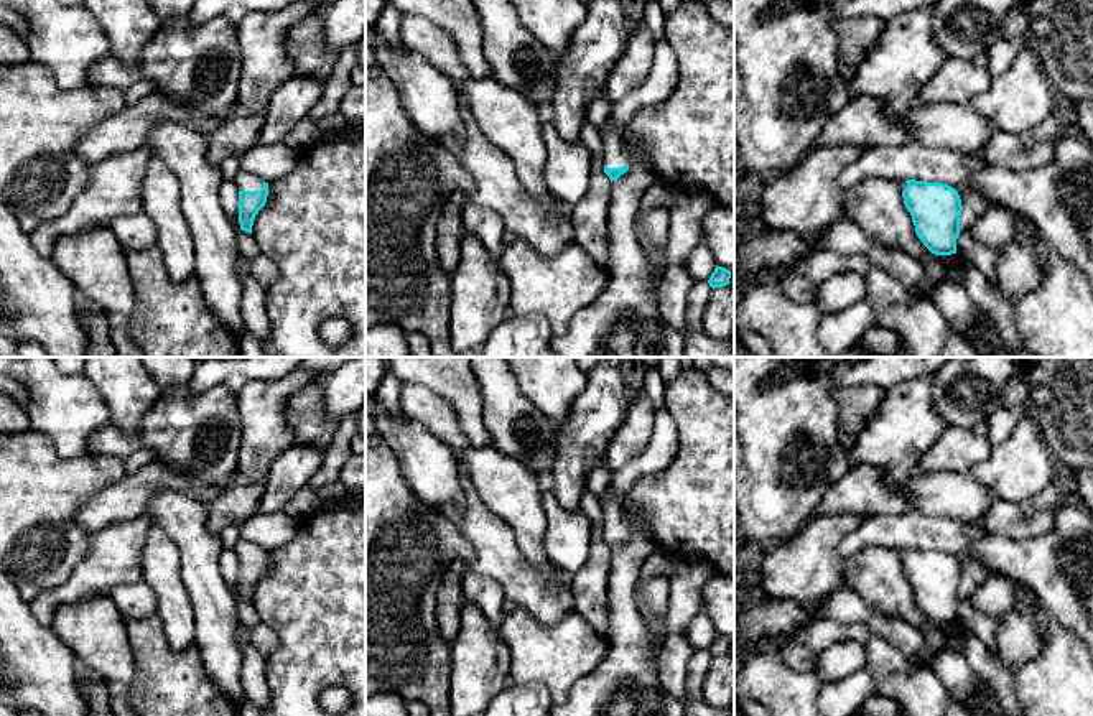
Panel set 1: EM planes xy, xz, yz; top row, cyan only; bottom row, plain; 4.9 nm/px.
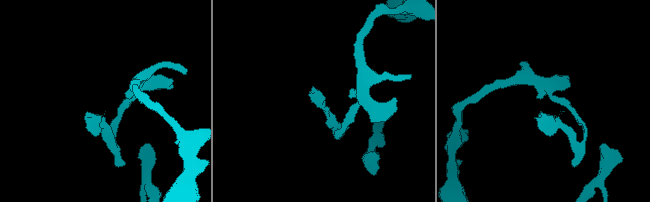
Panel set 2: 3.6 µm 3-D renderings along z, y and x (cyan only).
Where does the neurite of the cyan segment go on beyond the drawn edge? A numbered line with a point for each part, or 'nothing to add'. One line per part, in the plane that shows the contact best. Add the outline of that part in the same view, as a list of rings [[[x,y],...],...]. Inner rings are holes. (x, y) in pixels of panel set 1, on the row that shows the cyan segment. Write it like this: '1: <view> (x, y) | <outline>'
1: xy (246, 181) | [[[244,170],[237,171],[234,183],[237,184],[239,191],[260,191],[263,188],[263,183],[258,176]]]

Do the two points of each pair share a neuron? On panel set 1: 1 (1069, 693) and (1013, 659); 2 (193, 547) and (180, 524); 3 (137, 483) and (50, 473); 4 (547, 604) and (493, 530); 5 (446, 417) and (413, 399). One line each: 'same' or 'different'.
1: different
2: same
3: different
4: same
5: same

